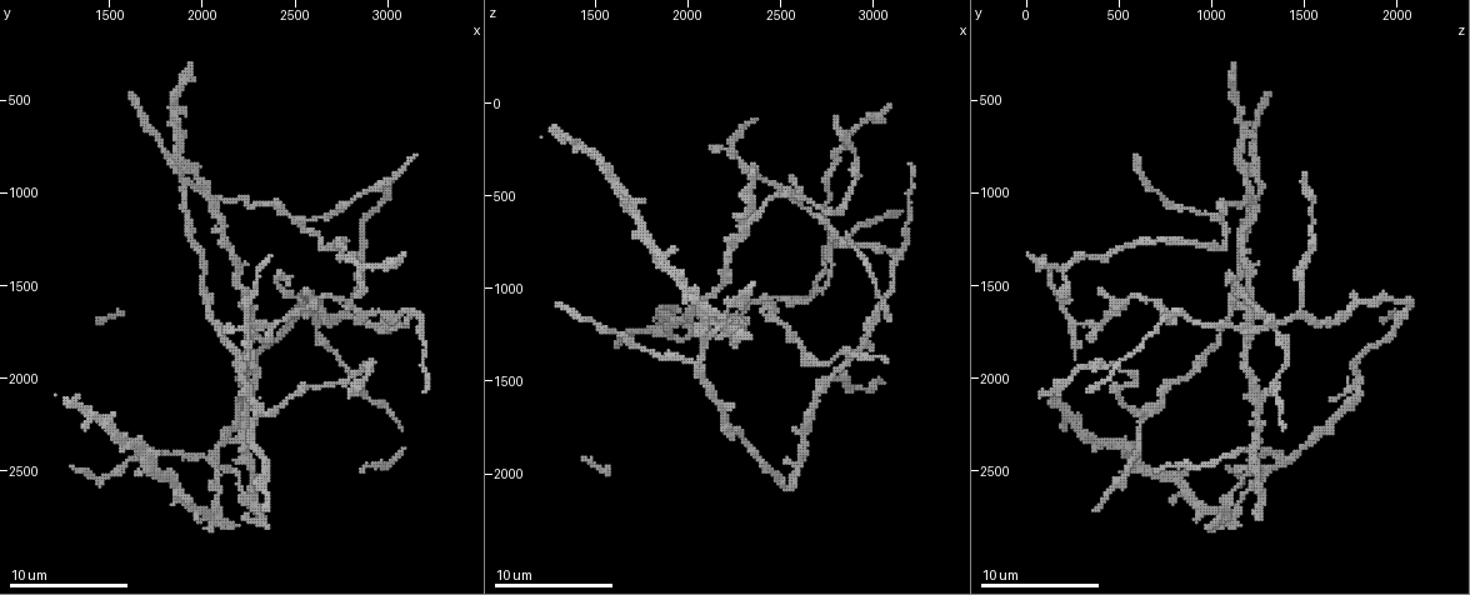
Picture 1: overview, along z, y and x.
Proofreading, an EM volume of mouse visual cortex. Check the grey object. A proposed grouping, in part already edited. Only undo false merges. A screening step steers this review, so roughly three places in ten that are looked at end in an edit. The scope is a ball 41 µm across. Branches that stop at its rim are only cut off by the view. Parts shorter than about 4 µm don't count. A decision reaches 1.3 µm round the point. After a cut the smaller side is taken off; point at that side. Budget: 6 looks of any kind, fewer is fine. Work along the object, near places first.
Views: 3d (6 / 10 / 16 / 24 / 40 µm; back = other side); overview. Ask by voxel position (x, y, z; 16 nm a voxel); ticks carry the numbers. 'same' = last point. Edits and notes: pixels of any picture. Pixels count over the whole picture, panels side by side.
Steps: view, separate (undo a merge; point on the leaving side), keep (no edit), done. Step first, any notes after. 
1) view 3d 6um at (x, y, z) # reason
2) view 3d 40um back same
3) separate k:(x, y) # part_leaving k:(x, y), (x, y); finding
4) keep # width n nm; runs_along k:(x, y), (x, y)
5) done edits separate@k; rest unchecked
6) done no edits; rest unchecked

view 3d 10um at (3100, 1640, 800) # four or more arms meet

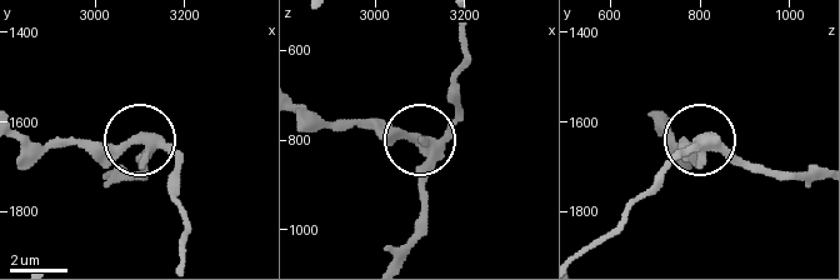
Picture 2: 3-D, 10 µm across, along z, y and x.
view 3d 6um at (3120, 1635, 800)

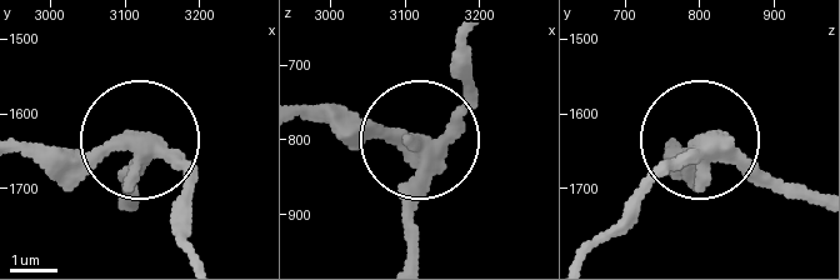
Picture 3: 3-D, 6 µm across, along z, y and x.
keep # side_arm 11 um; runs_along 3:(813, 198), (765, 186), (701, 138), (614, 226); all the same neuron

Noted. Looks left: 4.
view 3d 10um at (2160, 2500, 1220) # four or more arms meet

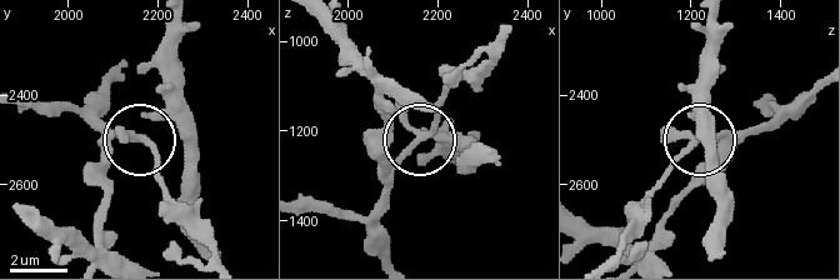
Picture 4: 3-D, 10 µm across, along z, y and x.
keep # runs_along 4:(423, 141), (383, 196); continuous, no second neuron

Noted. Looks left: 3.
view 3d 6um at (2660, 1820, 1360)

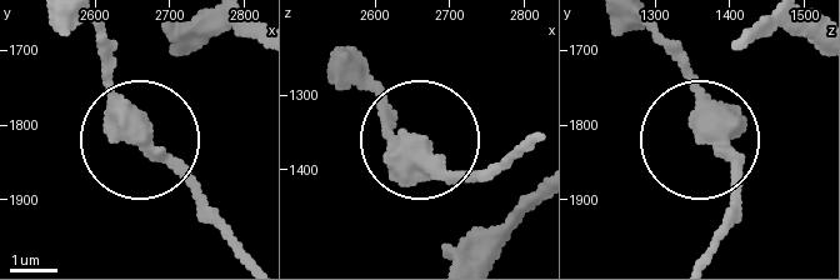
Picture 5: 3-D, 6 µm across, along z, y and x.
view 3d 6um back at (2670, 1815, 1375) # from behind

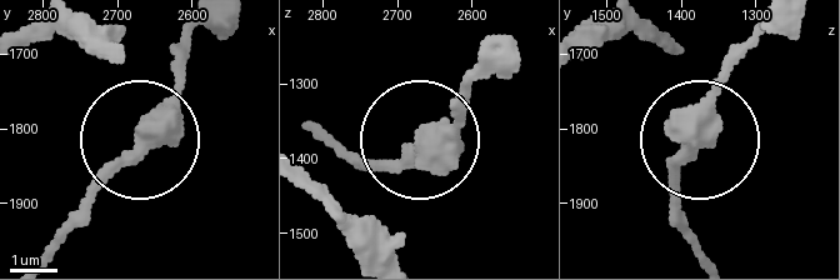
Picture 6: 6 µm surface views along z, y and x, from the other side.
keep # continuous, no second neuron

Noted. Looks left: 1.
done no edits; rest unchecked

